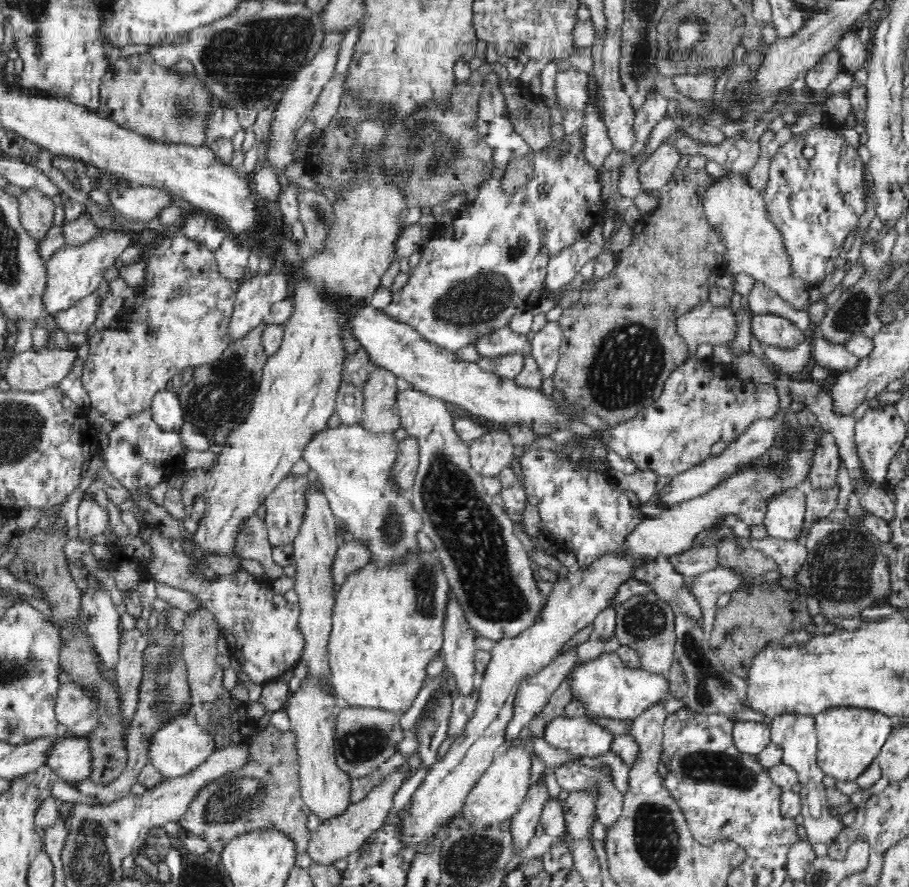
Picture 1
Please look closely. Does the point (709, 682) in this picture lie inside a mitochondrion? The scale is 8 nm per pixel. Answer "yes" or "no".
yes

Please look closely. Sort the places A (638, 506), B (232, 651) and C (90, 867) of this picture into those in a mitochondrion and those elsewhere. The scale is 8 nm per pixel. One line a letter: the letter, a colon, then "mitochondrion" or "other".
A: other
B: other
C: mitochondrion

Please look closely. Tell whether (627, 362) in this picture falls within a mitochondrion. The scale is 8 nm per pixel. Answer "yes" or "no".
yes

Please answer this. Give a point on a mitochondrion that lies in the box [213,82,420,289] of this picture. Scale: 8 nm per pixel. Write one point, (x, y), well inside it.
(319, 213)

